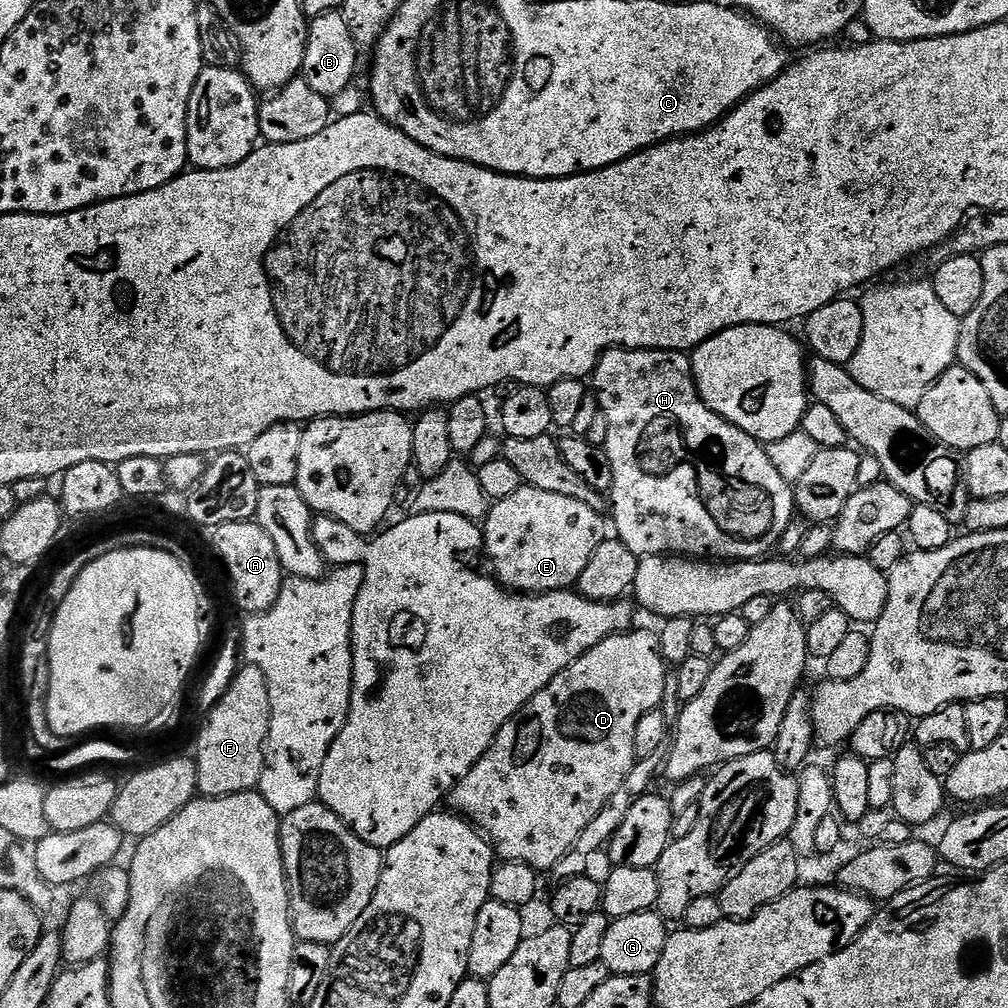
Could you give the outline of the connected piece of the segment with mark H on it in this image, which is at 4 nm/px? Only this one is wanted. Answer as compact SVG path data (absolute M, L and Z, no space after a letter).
M609 348L596 364L594 373L594 395L600 404L601 413L610 422L610 430L606 434L606 442L602 445L605 454L610 458L610 470L614 470L614 482L610 493L610 512L616 523L615 535L631 550L635 556L666 556L679 554L689 558L711 558L716 562L735 562L737 560L759 560L767 557L777 547L783 531L794 519L794 488L788 484L778 470L774 470L774 462L770 462L768 449L750 434L746 434L738 426L723 420L717 412L710 410L700 397L696 388L696 380L692 377L692 362L685 353L663 352L657 348Z

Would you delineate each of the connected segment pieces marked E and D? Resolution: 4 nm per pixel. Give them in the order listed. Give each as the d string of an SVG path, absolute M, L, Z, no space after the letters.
M521 486L517 492L510 494L510 498L495 501L482 521L484 550L487 559L492 559L491 571L495 579L516 594L563 592L579 585L582 570L586 570L586 562L590 562L590 554L594 554L594 550L598 550L600 543L606 539L603 519L605 517L601 513L586 506L586 502L578 502L578 498Z
M636 631L622 632L618 636L611 636L598 642L598 646L594 646L589 652L582 654L569 668L558 673L541 692L534 694L534 698L530 698L530 702L518 715L511 716L504 723L502 730L498 730L494 742L488 747L486 754L482 754L482 758L470 770L470 774L466 774L466 778L462 778L452 787L451 807L459 815L475 824L477 829L488 837L501 861L521 860L522 863L529 864L531 868L537 870L555 869L562 854L566 854L566 850L570 850L570 846L574 846L574 842L578 842L578 834L582 834L582 830L586 830L586 826L590 826L590 822L594 822L594 818L598 818L598 810L602 810L602 806L606 806L606 802L610 802L614 790L618 790L618 786L622 786L622 781L626 779L626 774L630 774L632 765L638 759L634 750L634 730L638 726L642 714L650 714L650 710L663 705L664 687L667 684L669 687L670 684L670 672L667 672L669 669L666 667L664 655L660 653L659 635L655 631Z

